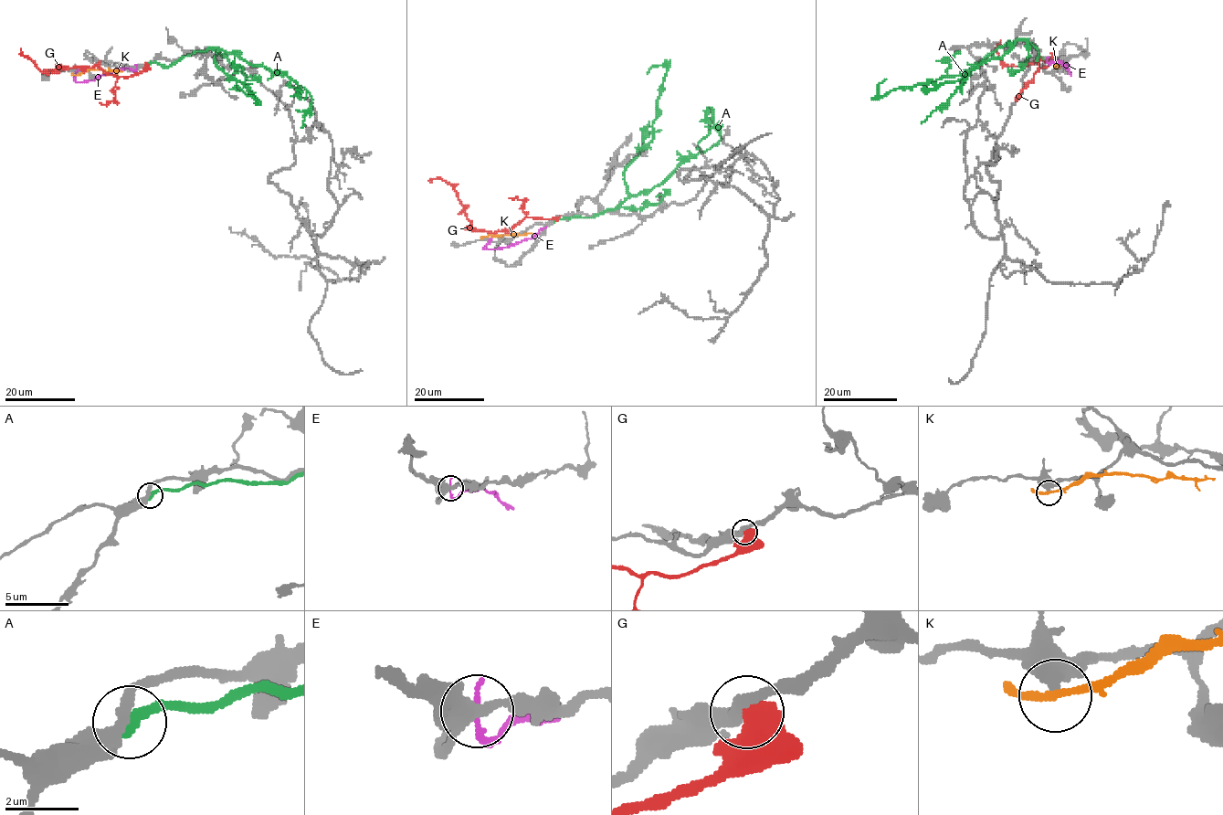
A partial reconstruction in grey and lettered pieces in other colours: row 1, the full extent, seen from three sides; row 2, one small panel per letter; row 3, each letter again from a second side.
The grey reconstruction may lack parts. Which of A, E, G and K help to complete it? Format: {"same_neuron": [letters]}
{"same_neuron": []}

